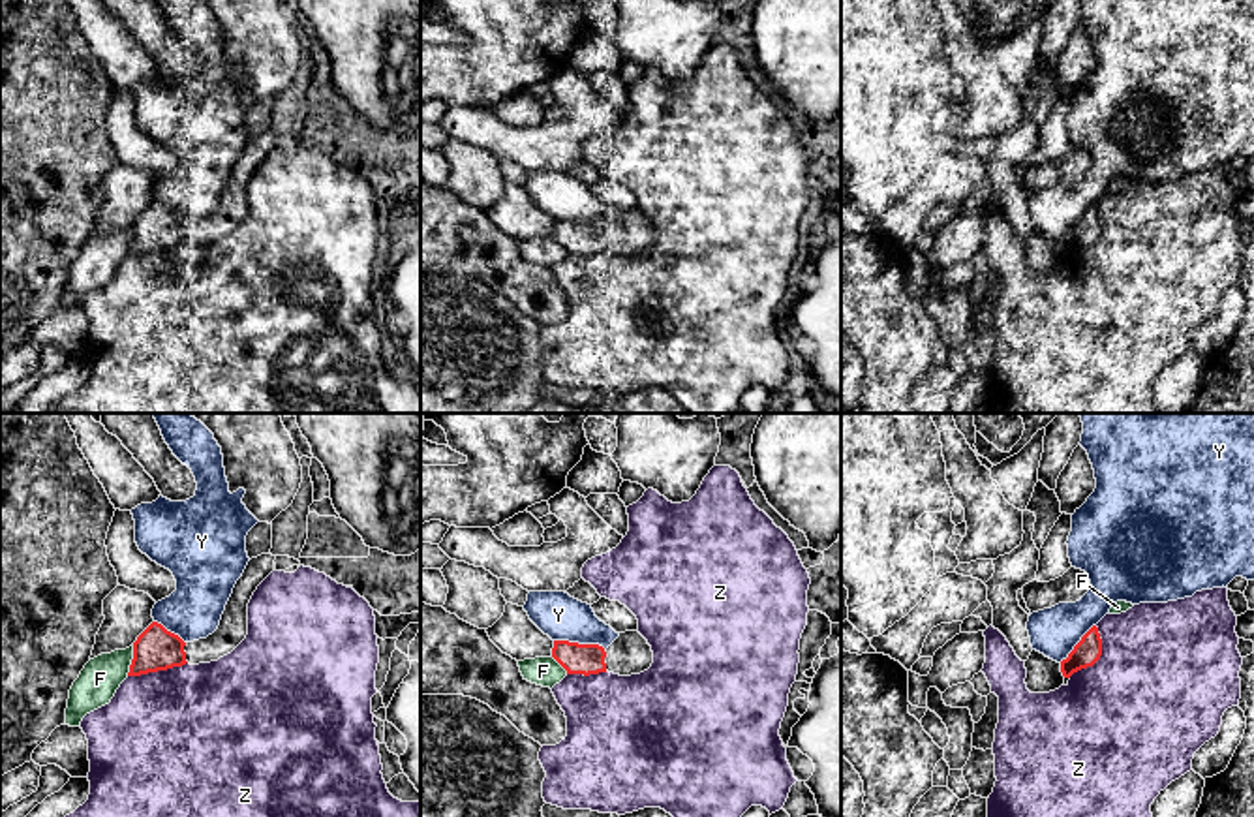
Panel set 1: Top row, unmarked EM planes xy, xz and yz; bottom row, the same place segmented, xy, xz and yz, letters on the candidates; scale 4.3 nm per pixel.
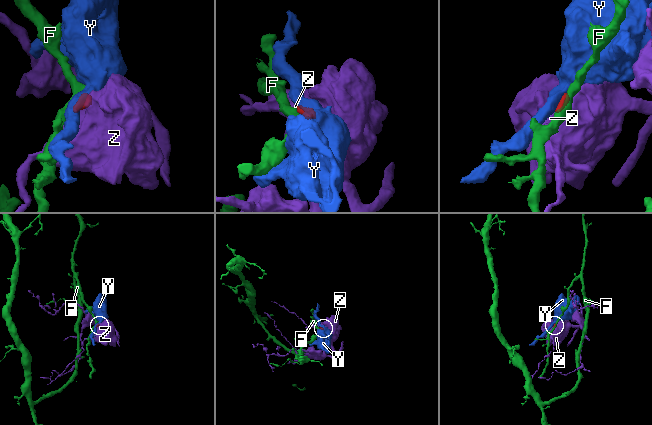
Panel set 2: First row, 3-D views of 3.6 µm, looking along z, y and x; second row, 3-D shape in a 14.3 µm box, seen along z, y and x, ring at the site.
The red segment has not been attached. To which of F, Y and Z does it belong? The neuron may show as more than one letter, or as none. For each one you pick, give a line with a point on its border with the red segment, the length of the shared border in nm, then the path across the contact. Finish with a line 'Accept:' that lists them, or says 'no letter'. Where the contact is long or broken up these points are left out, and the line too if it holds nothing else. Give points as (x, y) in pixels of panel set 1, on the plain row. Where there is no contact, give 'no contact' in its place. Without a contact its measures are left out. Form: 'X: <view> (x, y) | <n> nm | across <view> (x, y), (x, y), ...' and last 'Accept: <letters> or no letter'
Accept: no letter

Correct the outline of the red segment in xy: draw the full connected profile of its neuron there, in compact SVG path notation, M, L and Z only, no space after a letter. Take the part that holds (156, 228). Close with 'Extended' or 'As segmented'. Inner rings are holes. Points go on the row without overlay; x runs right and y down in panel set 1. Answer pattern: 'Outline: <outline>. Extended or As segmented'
Outline: M276 135L252 137L237 160L218 208L206 218L184 222L178 214L152 201L133 222L133 239L128 255L218 240L231 233L248 214L248 182L257 165L272 152Z. Extended

